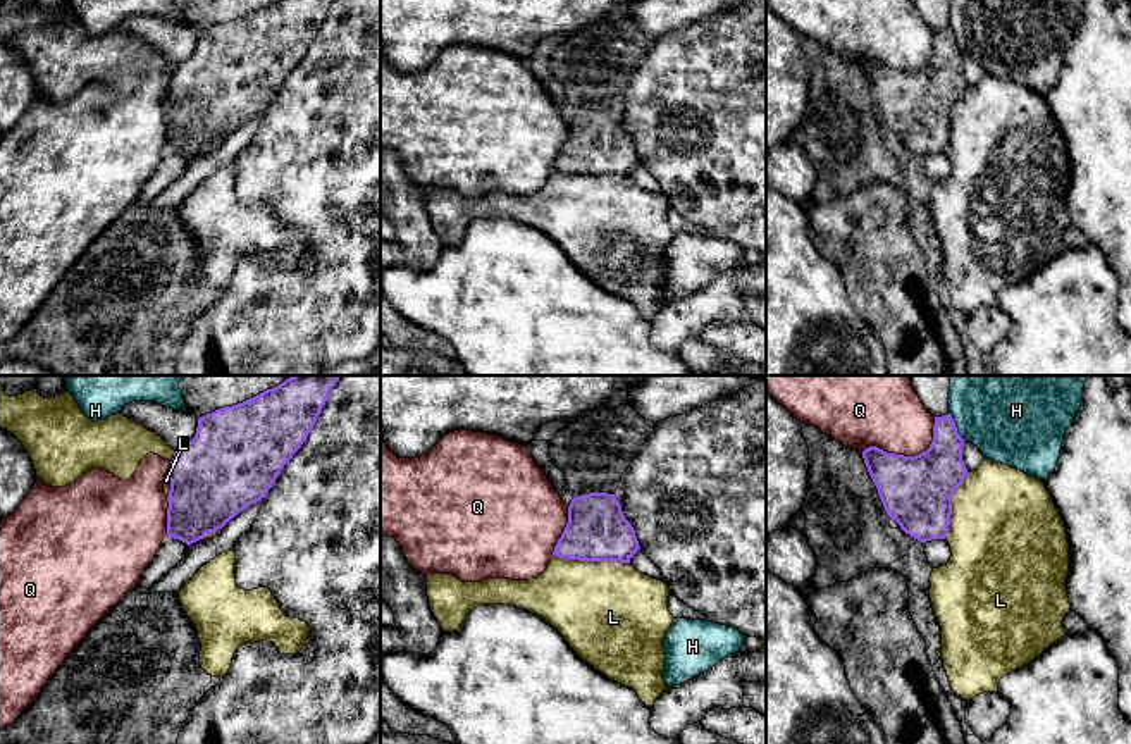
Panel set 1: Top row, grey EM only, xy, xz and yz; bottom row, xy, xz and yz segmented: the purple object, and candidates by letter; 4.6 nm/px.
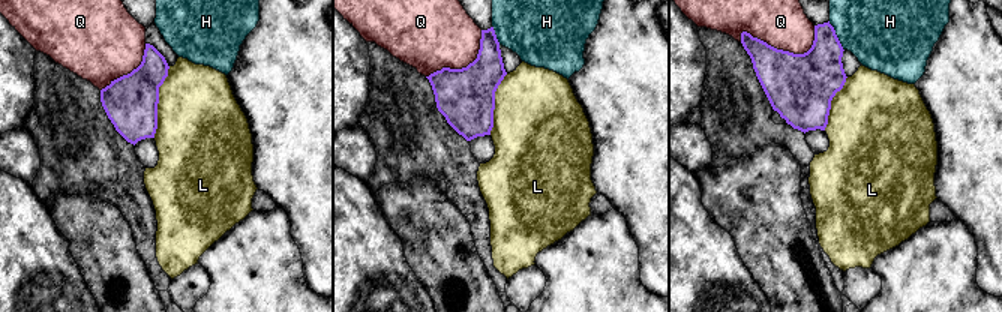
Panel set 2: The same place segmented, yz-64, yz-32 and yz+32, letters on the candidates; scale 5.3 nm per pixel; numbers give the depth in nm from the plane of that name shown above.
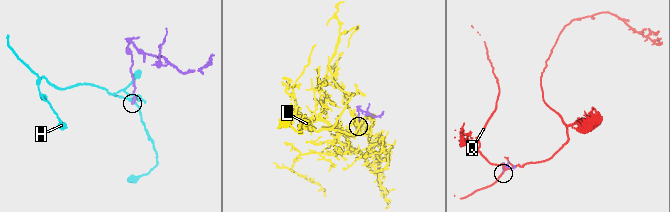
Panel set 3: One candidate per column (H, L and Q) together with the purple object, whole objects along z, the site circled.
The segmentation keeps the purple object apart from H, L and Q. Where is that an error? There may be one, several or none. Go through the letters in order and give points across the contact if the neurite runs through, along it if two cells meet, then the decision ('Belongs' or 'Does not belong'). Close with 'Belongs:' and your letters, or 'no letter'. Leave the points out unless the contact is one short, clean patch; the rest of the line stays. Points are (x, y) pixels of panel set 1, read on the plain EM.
H: Does not belong
L: Does not belong
Q: Does not belong
Belongs: no letter

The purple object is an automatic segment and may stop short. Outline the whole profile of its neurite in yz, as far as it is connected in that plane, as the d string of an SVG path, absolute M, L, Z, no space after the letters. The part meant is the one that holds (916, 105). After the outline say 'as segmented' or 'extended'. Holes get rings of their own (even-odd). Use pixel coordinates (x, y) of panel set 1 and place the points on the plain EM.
M947 28L935 31L933 55L916 71L876 60L862 65L887 129L919 157L945 153L949 146L952 108L969 88L962 60L964 53Z | as segmented

